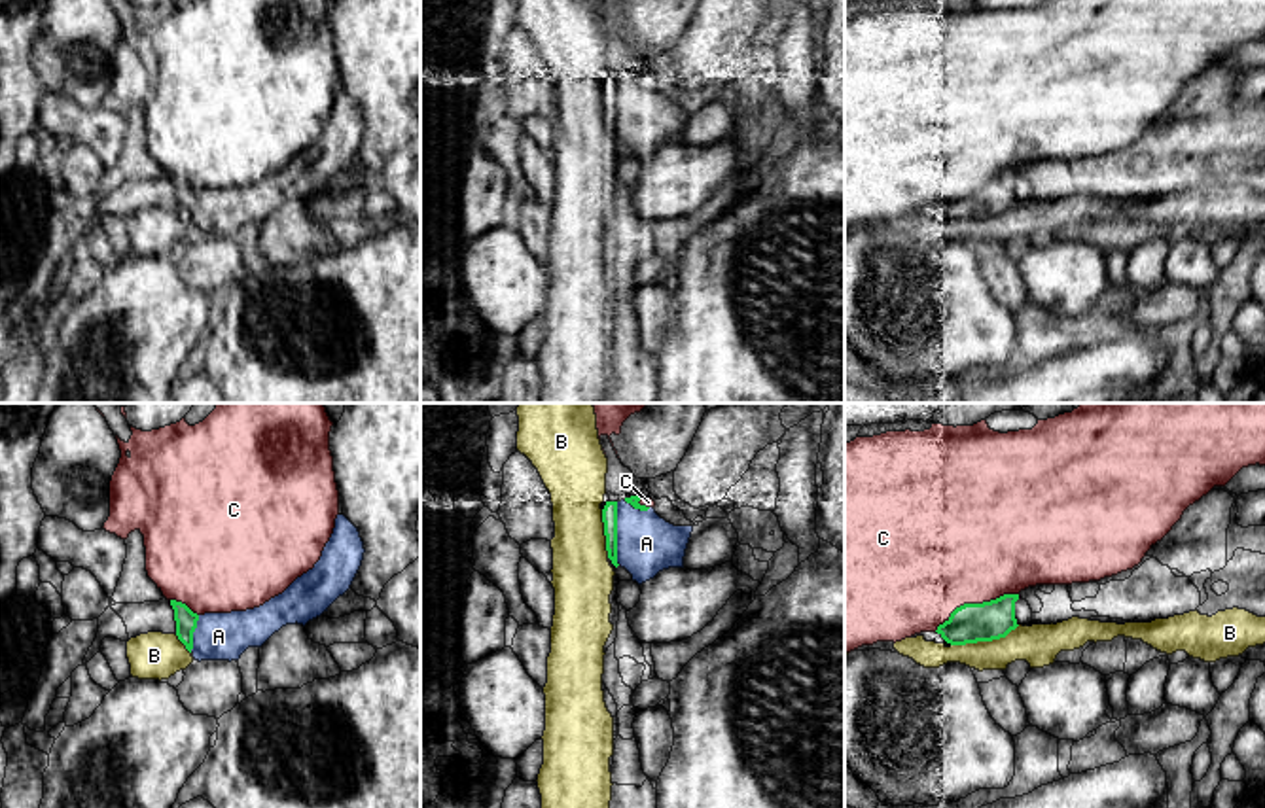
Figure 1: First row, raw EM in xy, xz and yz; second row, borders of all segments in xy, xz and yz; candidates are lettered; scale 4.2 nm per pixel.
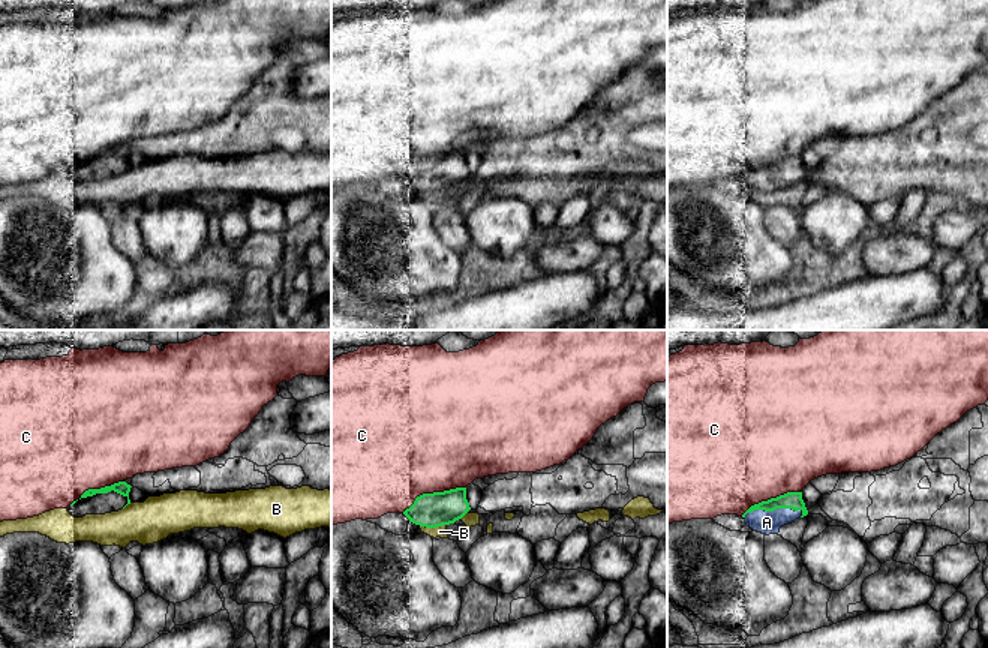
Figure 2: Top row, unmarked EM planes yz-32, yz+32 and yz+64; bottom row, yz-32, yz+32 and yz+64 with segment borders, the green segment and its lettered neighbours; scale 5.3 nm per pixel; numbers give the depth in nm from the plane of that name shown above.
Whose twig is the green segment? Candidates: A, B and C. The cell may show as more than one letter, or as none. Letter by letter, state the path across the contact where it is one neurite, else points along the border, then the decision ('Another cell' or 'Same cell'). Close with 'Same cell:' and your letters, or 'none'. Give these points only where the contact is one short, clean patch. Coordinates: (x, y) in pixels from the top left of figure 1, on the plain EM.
A: Same cell
B: Boundary: yz (1019, 201), (998, 214), (951, 222). Another cell
C: Another cell
Same cell: A

